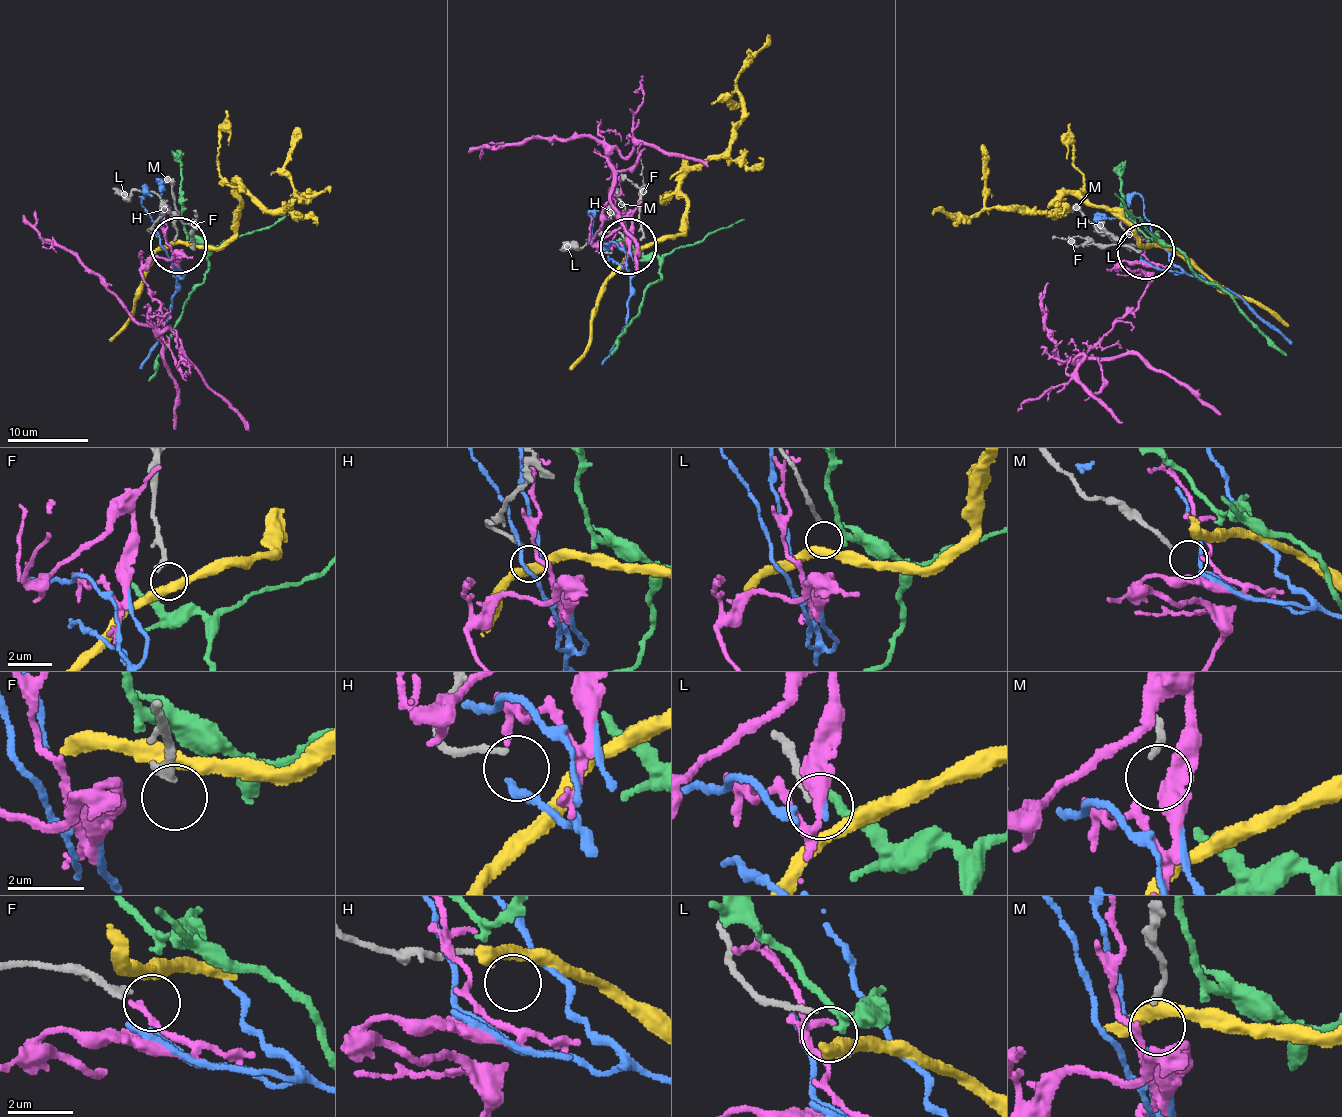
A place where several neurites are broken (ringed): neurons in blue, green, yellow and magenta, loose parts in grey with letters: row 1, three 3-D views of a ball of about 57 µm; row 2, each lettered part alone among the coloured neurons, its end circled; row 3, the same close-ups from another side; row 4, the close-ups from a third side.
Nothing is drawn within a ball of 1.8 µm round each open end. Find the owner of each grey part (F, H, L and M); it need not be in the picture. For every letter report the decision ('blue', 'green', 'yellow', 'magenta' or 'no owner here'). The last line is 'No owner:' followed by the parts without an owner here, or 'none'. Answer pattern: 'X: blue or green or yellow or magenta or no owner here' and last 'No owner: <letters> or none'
F: no owner here
H: no owner here
L: green
M: blue
No owner: F, H

